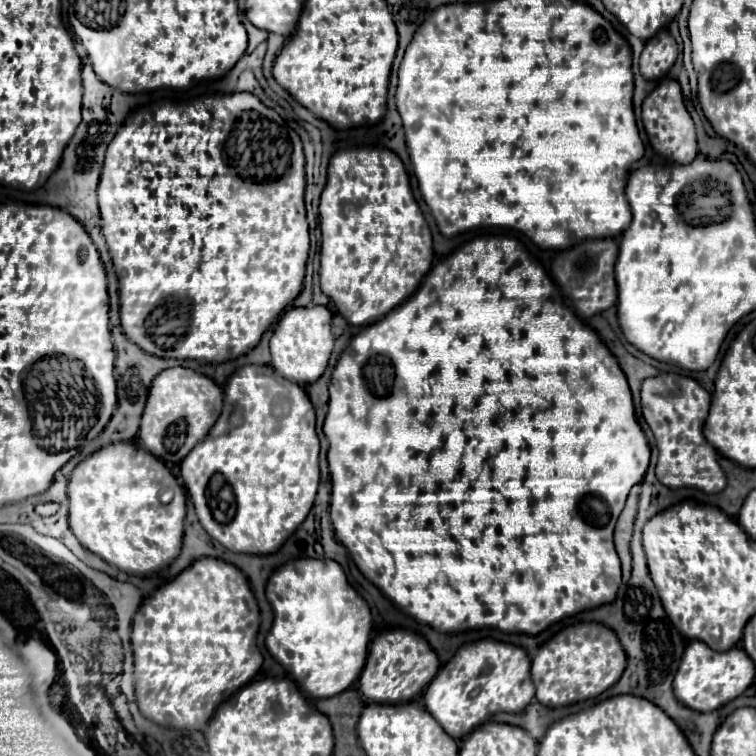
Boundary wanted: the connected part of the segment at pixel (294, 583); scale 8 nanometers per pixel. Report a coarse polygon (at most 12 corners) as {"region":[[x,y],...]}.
{"region":[[332,559],[268,579],[266,649],[300,691],[348,689],[372,617]]}

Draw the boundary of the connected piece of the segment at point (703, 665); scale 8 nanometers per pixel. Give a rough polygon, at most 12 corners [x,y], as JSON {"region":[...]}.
{"region":[[692,641],[674,677],[682,705],[708,713],[742,695],[754,663]]}

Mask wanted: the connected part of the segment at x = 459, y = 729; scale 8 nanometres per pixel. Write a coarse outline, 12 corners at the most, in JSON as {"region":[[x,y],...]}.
{"region":[[482,639],[432,679],[426,709],[454,737],[534,699],[522,647]]}

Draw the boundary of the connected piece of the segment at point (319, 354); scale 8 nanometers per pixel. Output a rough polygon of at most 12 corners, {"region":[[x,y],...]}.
{"region":[[288,309],[270,337],[274,371],[318,381],[334,347],[332,313]]}

